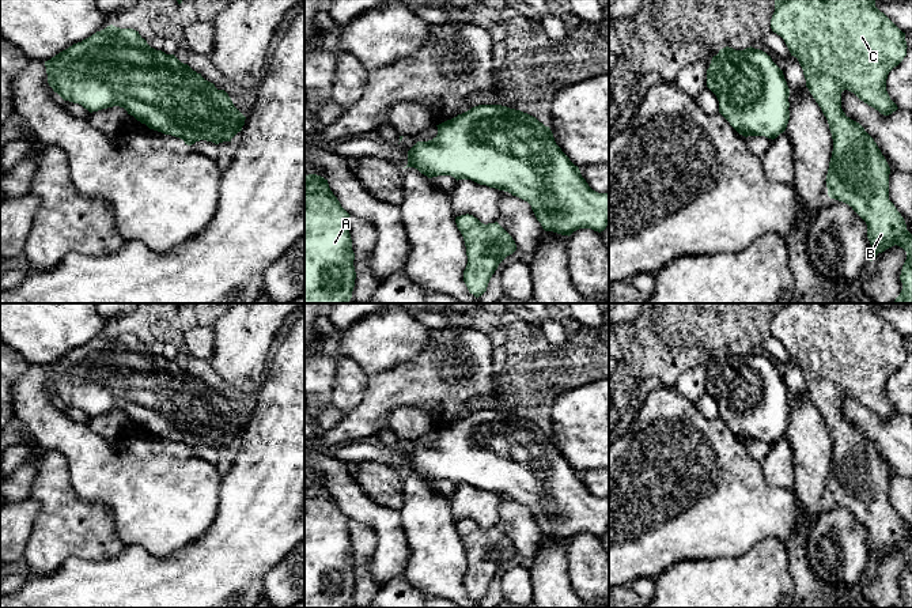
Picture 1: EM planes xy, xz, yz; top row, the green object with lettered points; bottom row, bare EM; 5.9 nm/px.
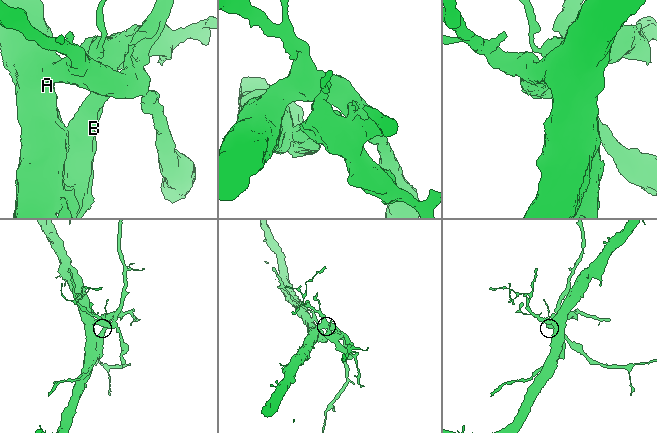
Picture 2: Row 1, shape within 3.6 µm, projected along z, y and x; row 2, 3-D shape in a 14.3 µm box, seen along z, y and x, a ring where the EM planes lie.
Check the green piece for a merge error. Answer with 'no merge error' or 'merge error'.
no merge error

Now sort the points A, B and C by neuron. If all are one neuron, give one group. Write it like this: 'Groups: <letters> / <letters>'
Groups: A B C

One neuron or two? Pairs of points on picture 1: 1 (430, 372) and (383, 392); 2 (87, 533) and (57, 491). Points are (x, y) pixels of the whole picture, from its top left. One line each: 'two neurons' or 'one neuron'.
1: one neuron
2: one neuron

